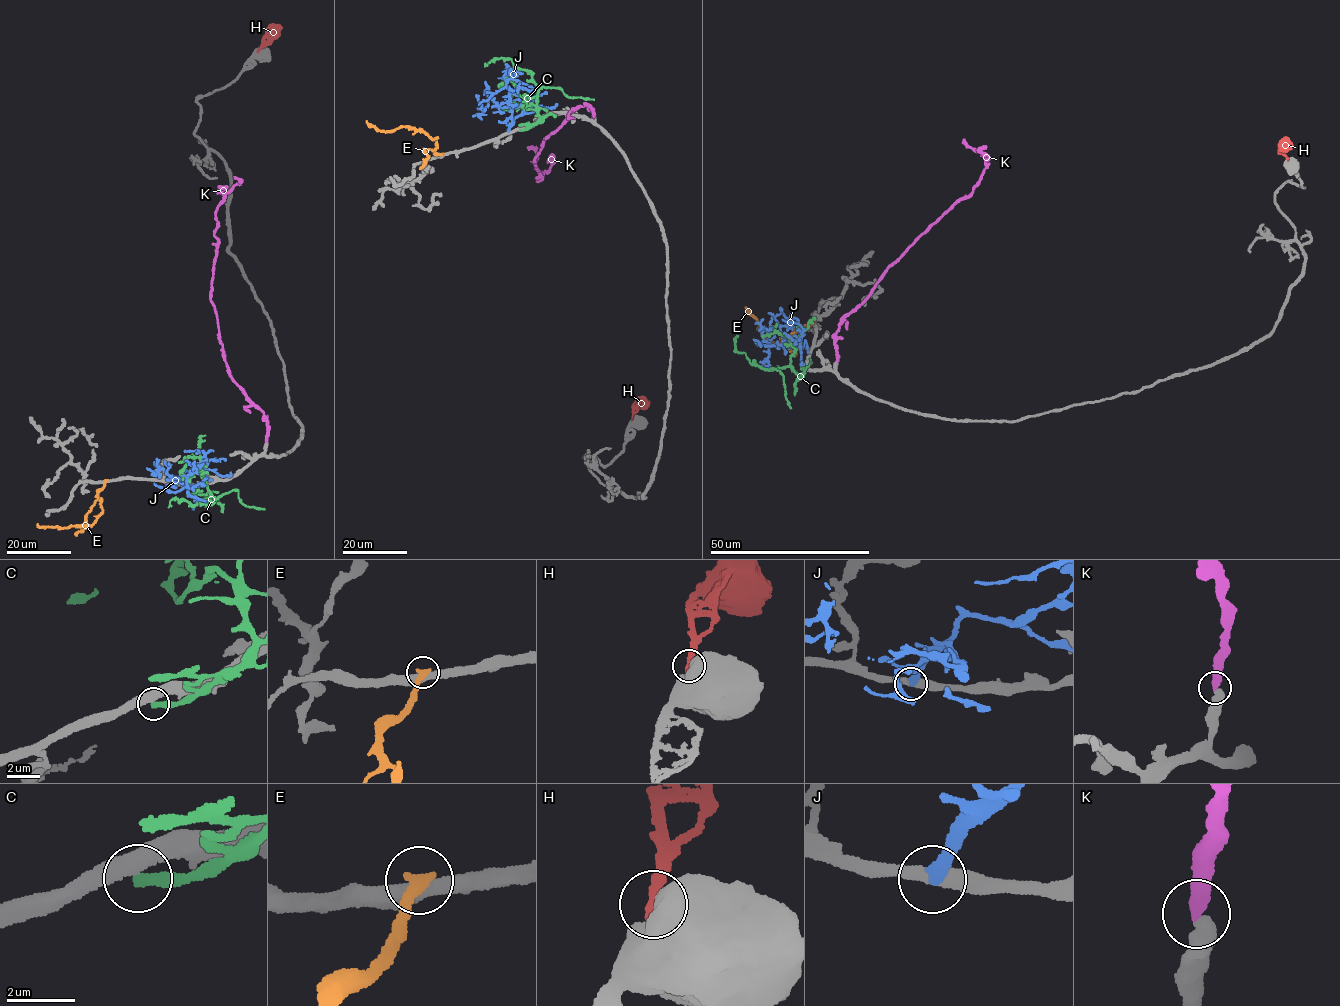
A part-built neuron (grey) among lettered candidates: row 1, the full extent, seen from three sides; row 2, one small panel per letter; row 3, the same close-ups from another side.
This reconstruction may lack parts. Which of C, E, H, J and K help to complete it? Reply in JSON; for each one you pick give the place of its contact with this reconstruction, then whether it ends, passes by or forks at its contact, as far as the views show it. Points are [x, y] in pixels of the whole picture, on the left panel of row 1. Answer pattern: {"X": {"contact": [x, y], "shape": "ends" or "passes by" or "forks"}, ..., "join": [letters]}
{"K": {"contact": [266, 442], "shape": "ends"}, "join": ["K"]}

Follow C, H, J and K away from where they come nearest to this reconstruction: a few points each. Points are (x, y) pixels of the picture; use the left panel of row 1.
C: (186, 485), (208, 496), (210, 491), (215, 499), (212, 504), (191, 505), (176, 499), (171, 500), (168, 507)
H: (258, 51), (280, 25)
J: (175, 484), (182, 476), (188, 487), (187, 477), (199, 467), (185, 461)
K: (265, 442), (267, 418), (230, 375), (210, 291), (216, 255), (214, 232), (217, 206), (240, 181), (234, 176)

